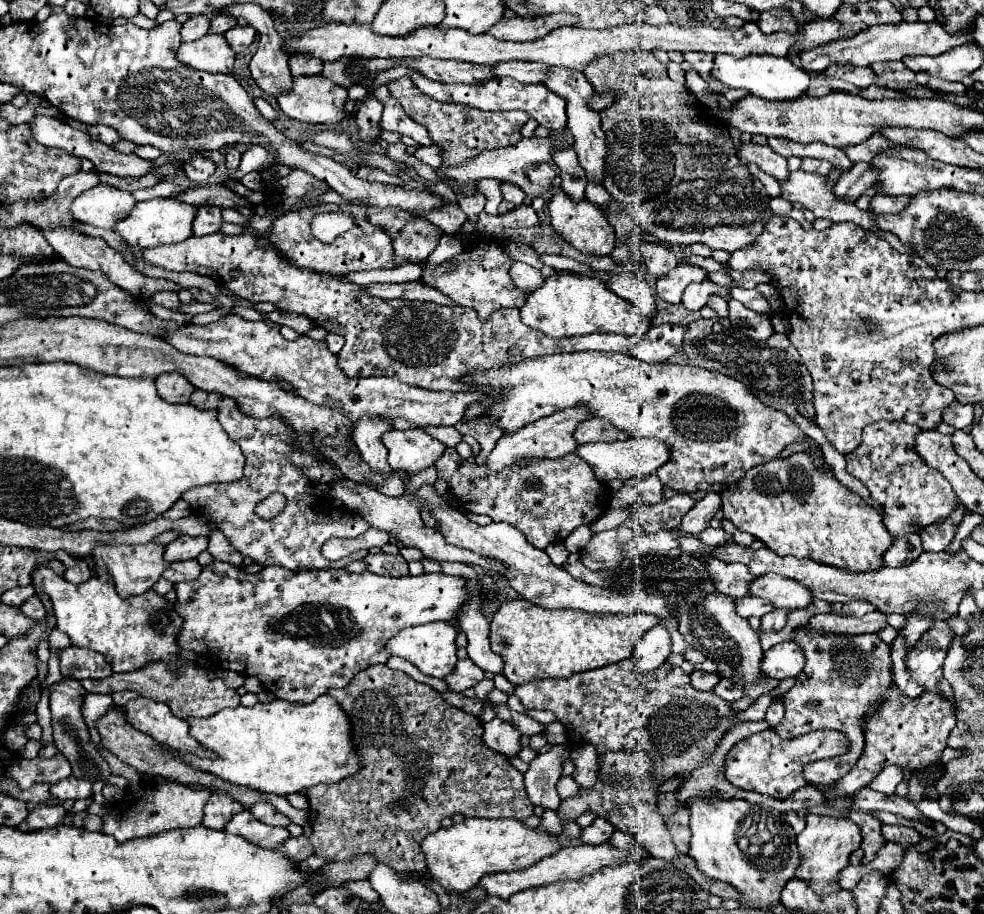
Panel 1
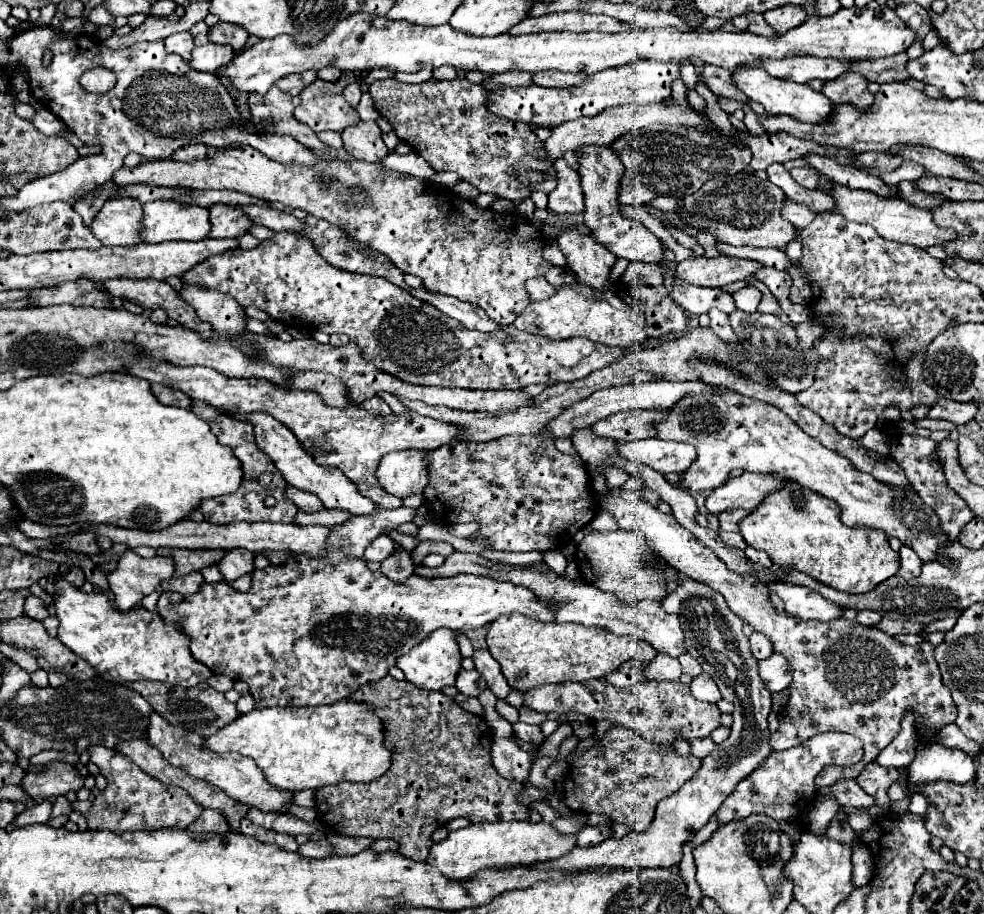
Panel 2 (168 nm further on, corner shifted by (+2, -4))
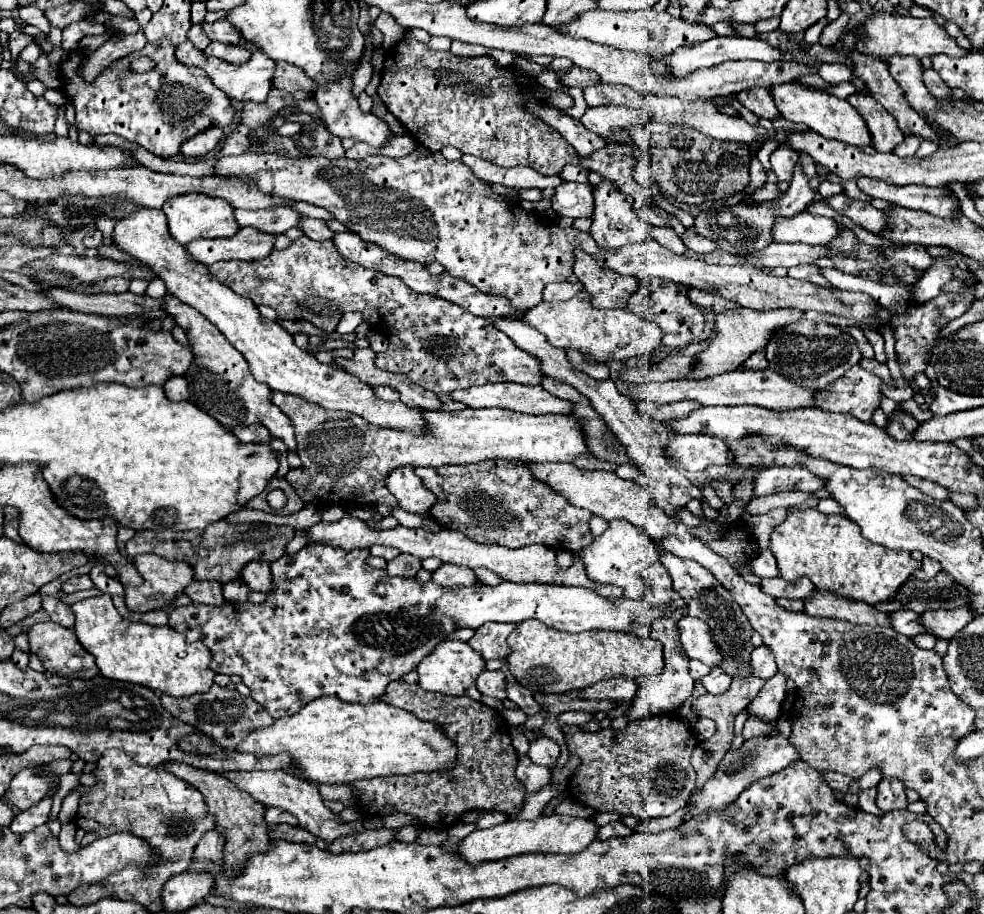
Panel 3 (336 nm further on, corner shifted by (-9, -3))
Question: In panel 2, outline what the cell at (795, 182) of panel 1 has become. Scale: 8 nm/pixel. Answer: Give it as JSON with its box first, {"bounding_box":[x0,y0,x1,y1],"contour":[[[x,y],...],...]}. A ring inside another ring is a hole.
{"bounding_box":[829,184,957,248],"contour":[[[835,184],[835,188],[829,194],[837,196],[837,204],[841,204],[841,208],[837,208],[837,214],[841,214],[853,222],[873,226],[877,230],[877,234],[885,240],[899,242],[899,244],[911,244],[917,248],[929,248],[935,244],[943,246],[957,238],[957,234],[951,228],[941,228],[933,222],[929,208],[917,208],[905,200],[881,200],[879,196],[873,196],[873,192],[851,190],[841,184]]]}

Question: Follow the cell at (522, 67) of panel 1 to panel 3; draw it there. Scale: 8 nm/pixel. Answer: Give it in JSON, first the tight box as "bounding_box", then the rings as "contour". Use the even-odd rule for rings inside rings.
{"bounding_box":[584,83,644,107],"contour":[[[594,83],[584,87],[584,99],[588,105],[628,105],[628,107],[642,107],[644,97],[630,87],[616,85],[616,83]]]}

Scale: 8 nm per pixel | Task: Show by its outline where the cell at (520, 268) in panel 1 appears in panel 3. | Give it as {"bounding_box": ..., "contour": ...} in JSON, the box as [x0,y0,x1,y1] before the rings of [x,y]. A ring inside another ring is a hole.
{"bounding_box":[544,281,584,301],"contour":[[[562,281],[562,283],[548,283],[544,287],[544,301],[566,301],[566,299],[572,299],[578,291],[582,291],[584,287],[580,283],[568,283],[568,281]]]}

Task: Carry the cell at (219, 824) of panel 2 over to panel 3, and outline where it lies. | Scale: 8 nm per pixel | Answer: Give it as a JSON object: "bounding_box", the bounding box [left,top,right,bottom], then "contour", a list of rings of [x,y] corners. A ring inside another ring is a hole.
{"bounding_box":[194,829,224,861],"contour":[[[212,829],[204,835],[204,839],[200,839],[200,843],[196,845],[194,857],[200,861],[222,861],[222,851],[224,851],[224,833],[220,829]]]}

